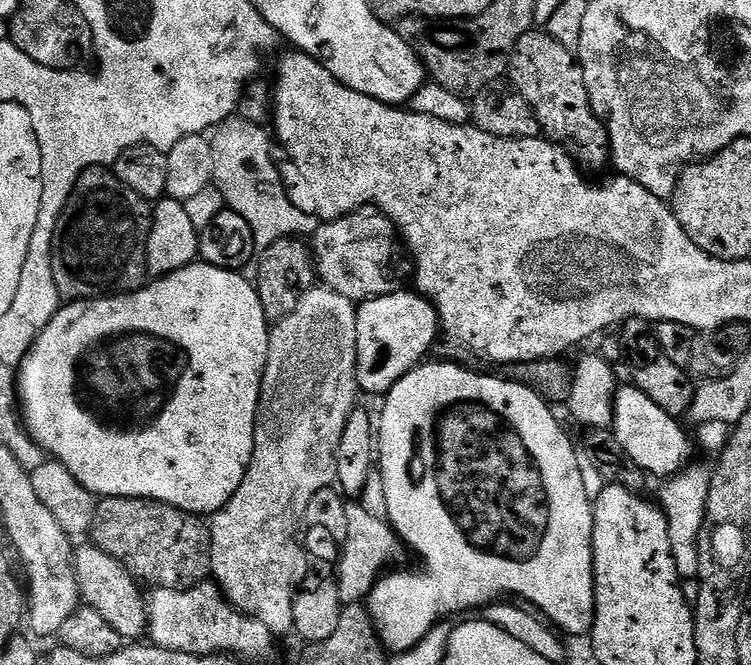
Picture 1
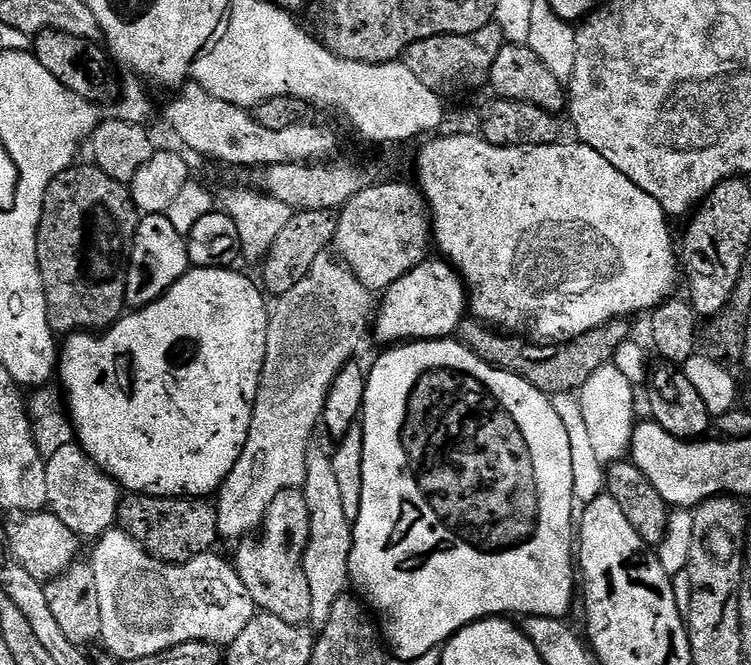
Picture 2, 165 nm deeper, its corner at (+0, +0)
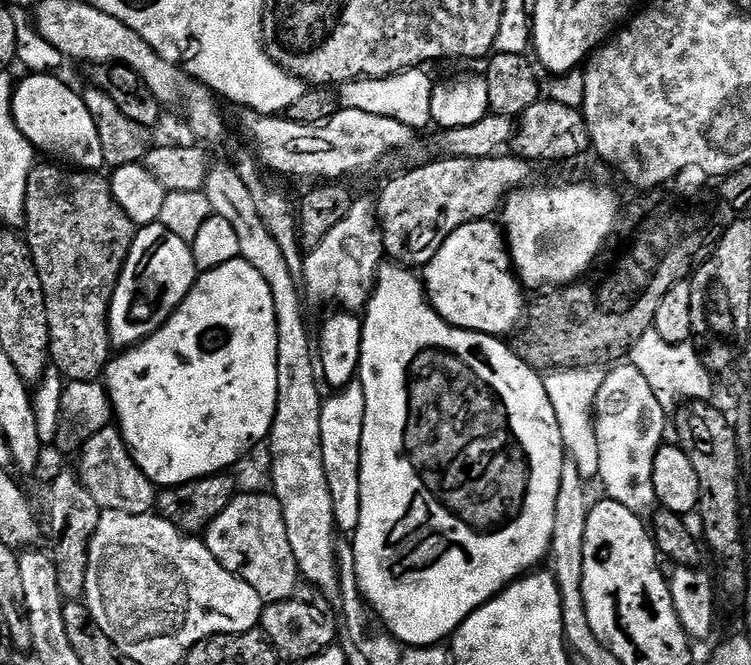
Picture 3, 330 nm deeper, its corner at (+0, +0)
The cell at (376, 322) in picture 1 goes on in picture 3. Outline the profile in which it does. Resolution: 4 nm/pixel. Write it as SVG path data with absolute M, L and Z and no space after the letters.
M491 219L475 220L466 226L458 226L446 242L442 242L442 250L430 258L430 262L422 269L424 290L432 308L447 324L455 328L465 328L471 332L484 332L488 336L507 337L521 327L526 316L525 293L512 267L512 257L508 255L508 241L499 223Z

